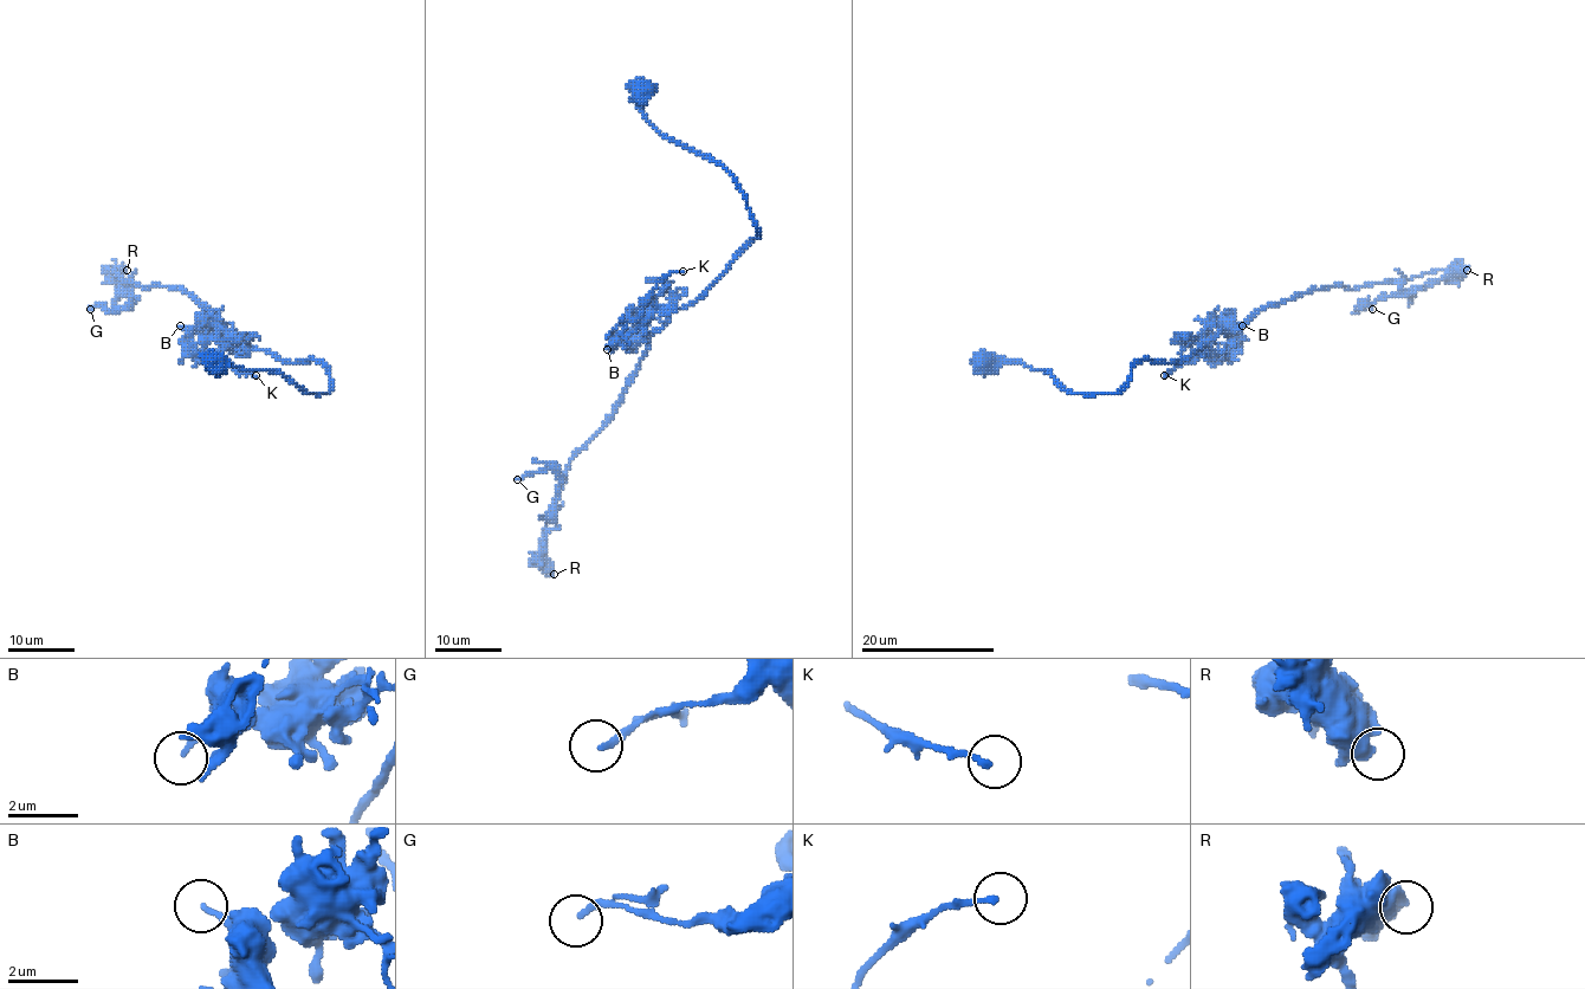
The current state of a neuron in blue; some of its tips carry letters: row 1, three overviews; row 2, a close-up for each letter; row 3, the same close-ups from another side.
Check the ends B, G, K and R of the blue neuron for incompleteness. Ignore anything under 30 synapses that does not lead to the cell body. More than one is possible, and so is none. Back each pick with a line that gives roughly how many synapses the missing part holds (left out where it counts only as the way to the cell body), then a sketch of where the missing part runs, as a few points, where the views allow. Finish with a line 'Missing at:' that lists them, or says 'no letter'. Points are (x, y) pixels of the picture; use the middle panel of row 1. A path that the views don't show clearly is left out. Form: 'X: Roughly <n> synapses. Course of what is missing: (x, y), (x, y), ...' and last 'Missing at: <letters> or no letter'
Missing at: no letter

